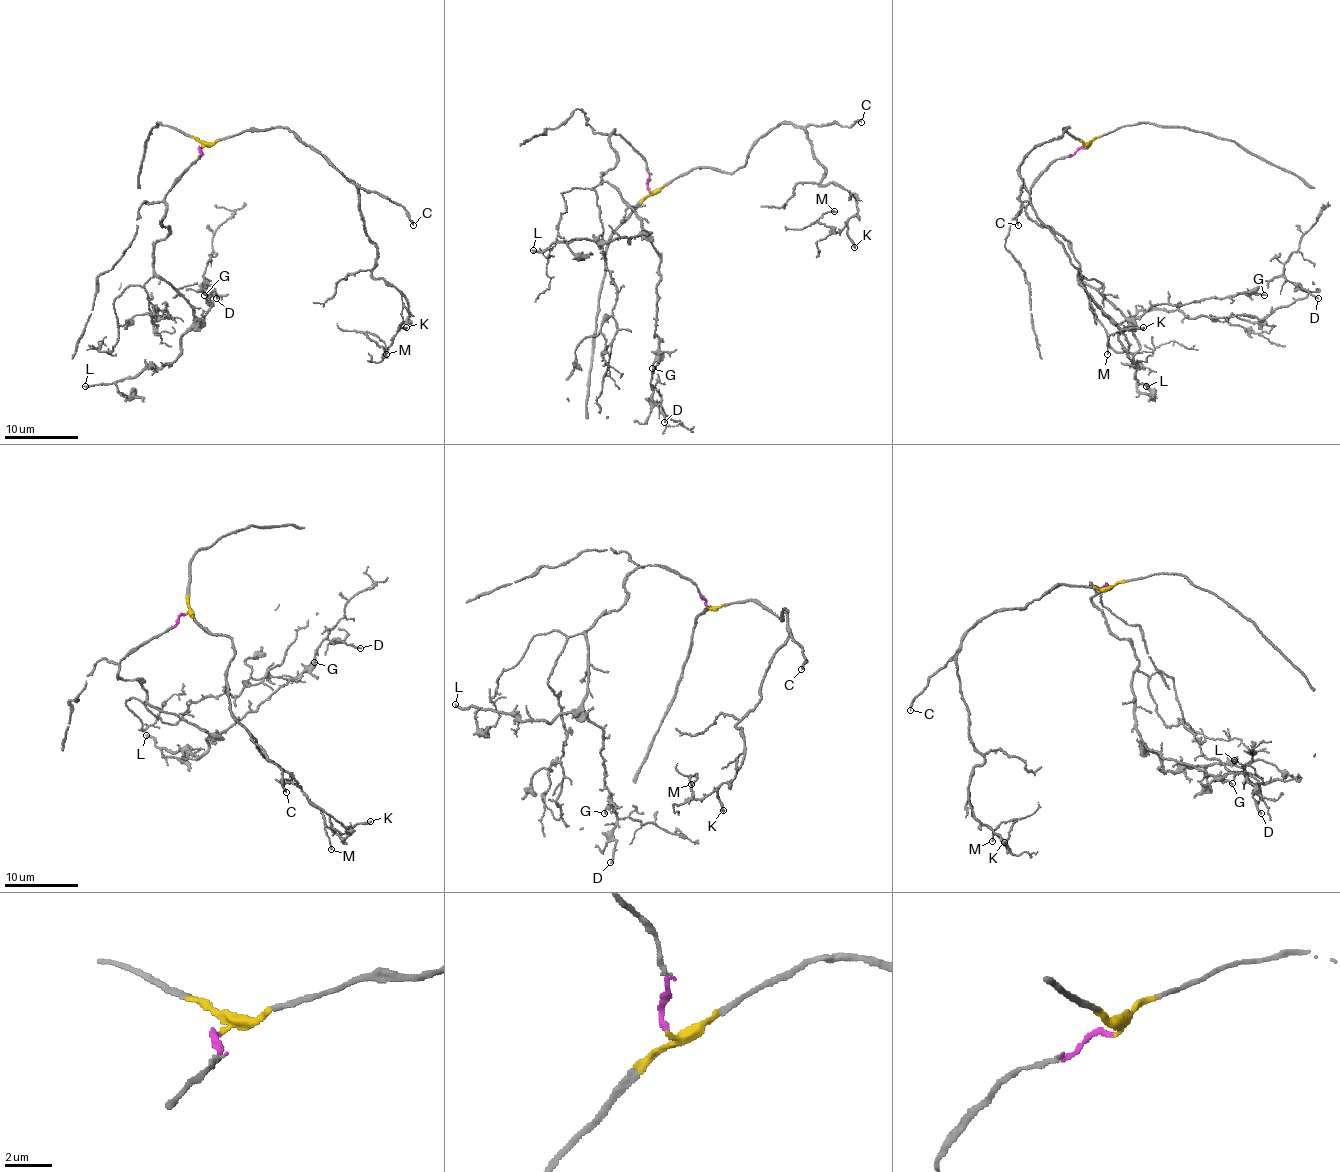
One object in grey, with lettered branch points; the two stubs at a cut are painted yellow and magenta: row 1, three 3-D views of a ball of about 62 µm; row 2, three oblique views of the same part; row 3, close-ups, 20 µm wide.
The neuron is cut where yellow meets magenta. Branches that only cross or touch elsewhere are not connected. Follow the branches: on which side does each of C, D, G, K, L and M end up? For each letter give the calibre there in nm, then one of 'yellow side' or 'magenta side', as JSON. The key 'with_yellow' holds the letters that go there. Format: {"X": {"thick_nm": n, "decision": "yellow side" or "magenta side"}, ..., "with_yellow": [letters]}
{"C": {"thick_nm": 170, "decision": "yellow side"}, "D": {"thick_nm": 150, "decision": "magenta side"}, "G": {"thick_nm": 160, "decision": "magenta side"}, "K": {"thick_nm": 200, "decision": "yellow side"}, "L": {"thick_nm": 220, "decision": "magenta side"}, "M": {"thick_nm": 130, "decision": "yellow side"}, "with_yellow": ["C", "K", "M"]}

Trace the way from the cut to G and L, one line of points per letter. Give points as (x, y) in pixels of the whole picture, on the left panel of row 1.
G: (202, 148), (165, 196), (169, 235), (154, 246), (154, 264), (198, 317), (211, 306), (204, 295)
L: (202, 148), (165, 196), (169, 235), (154, 246), (154, 271), (193, 319), (180, 354), (84, 385)

